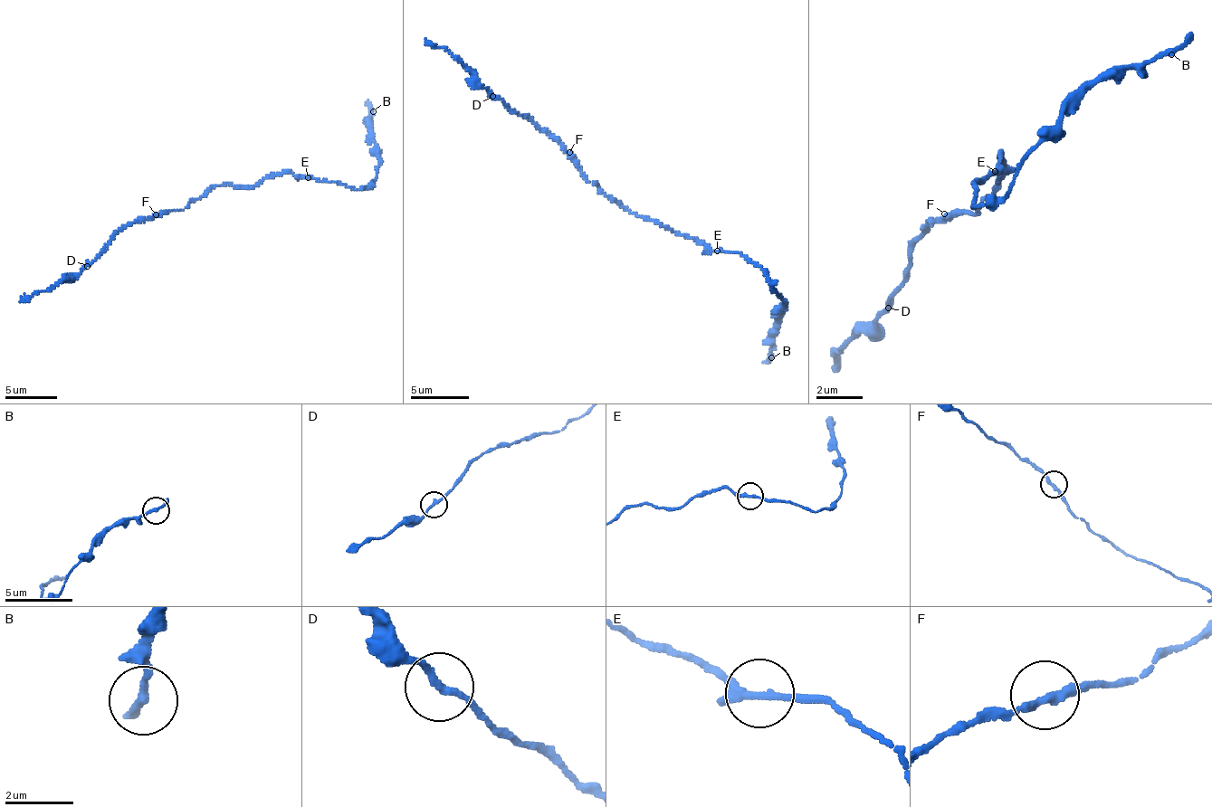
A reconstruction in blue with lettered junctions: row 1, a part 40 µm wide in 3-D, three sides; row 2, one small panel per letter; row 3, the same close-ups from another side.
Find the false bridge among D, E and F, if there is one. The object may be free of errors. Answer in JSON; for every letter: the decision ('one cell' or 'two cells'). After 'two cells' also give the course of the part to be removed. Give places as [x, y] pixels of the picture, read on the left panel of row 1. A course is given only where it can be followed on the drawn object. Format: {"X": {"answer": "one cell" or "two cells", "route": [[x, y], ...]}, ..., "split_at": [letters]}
{"D": {"answer": "one cell"}, "E": {"answer": "two cells", "route": [[307, 178], [362, 189], [376, 177], [380, 158], [368, 127], [367, 99]]}, "F": {"answer": "one cell"}, "split_at": ["E"]}

